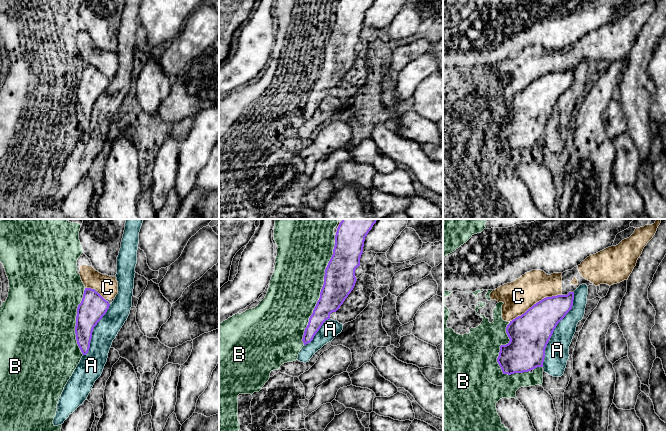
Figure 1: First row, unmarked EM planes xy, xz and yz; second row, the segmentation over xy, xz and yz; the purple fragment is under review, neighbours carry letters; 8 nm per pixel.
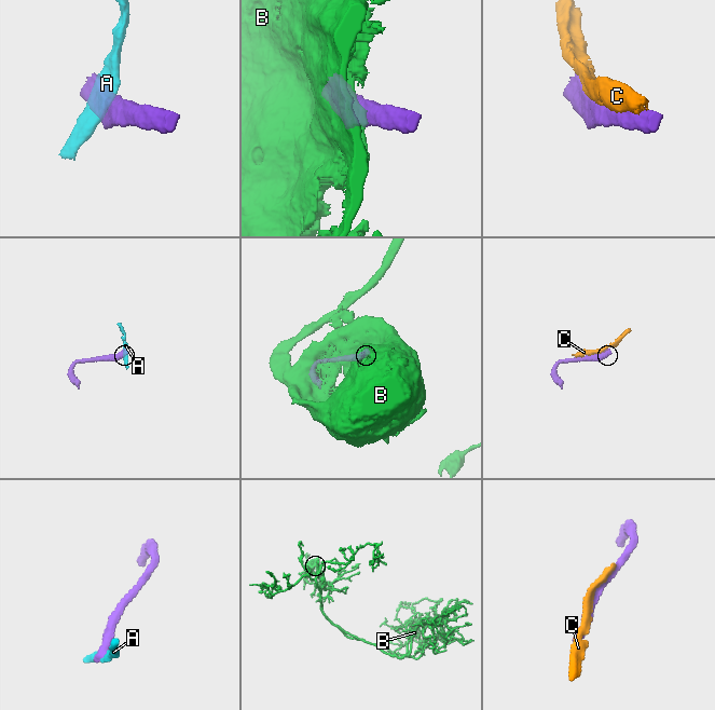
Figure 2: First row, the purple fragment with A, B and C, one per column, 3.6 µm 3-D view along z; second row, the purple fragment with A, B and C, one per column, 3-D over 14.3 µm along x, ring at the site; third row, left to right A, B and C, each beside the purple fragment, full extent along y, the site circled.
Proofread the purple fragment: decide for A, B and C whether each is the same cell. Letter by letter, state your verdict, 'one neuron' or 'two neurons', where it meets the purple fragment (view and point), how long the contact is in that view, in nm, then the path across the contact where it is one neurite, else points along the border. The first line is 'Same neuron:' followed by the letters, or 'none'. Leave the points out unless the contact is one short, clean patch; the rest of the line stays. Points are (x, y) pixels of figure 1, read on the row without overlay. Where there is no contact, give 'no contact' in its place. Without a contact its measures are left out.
Same neuron: none
A: two neurons; contact yz (554, 104); length 650 nm
B: two neurons; contact xz (321, 66); length 900 nm
C: two neurons; contact yz (536, 79); length 480 nm

